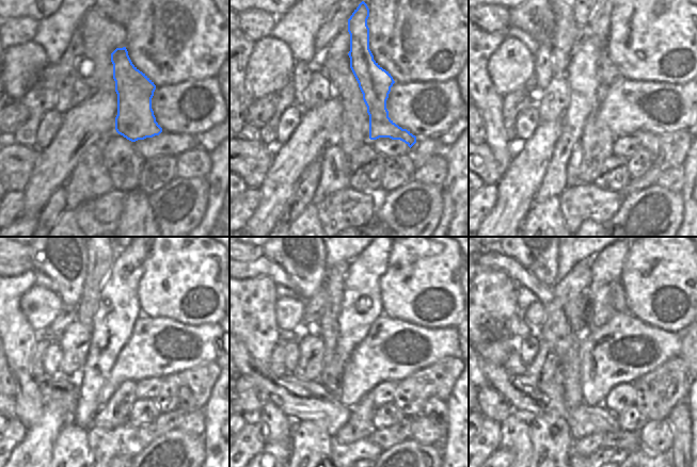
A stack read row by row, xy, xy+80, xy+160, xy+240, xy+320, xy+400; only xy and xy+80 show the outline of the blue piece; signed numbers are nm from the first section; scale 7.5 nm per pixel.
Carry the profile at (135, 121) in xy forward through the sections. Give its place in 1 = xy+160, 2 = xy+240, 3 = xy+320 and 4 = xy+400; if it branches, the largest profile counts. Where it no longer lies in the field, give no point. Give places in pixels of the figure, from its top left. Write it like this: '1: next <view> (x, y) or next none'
1: next xy+160 (599, 25)
2: next xy+240 (186, 400)
3: next xy+320 (437, 411)
4: next xy+400 (679, 418)

